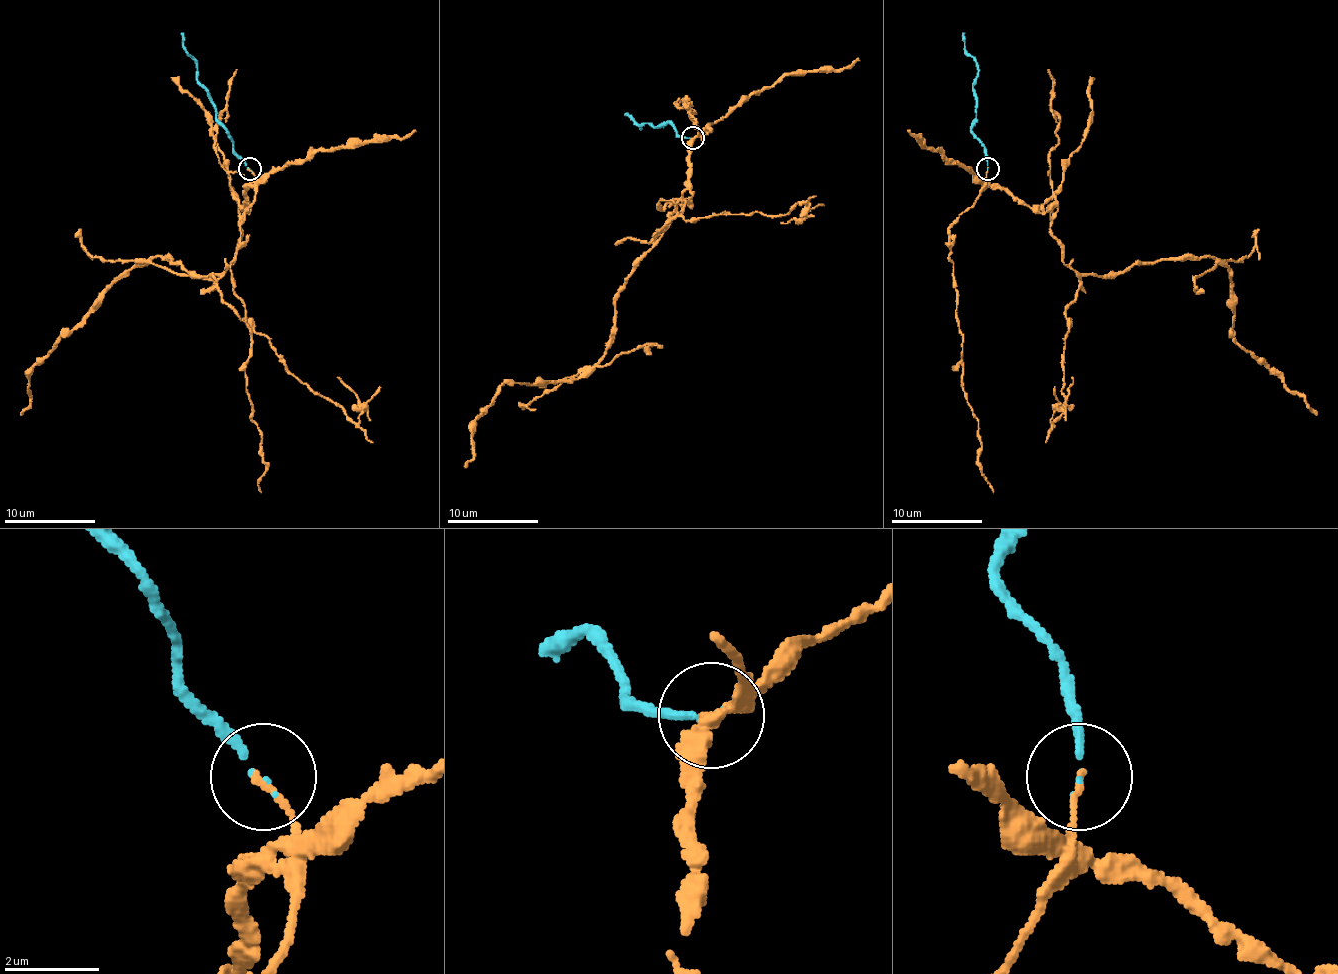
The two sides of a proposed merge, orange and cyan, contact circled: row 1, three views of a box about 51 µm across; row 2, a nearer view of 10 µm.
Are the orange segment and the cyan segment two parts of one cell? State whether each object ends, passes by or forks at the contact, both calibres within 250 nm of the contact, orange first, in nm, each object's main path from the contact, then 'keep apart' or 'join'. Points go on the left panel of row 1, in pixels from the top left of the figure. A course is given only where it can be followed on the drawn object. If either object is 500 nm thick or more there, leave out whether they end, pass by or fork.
orange ends | cyan ends | 120/60 nm | orange via (248, 168), (241, 241), (223, 273), (193, 275), (150, 257), (129, 268), (29, 375), (22, 414) | cyan via (250, 168), (216, 118), (209, 90), (197, 79), (197, 63), (186, 52), (182, 33) | keep apart

